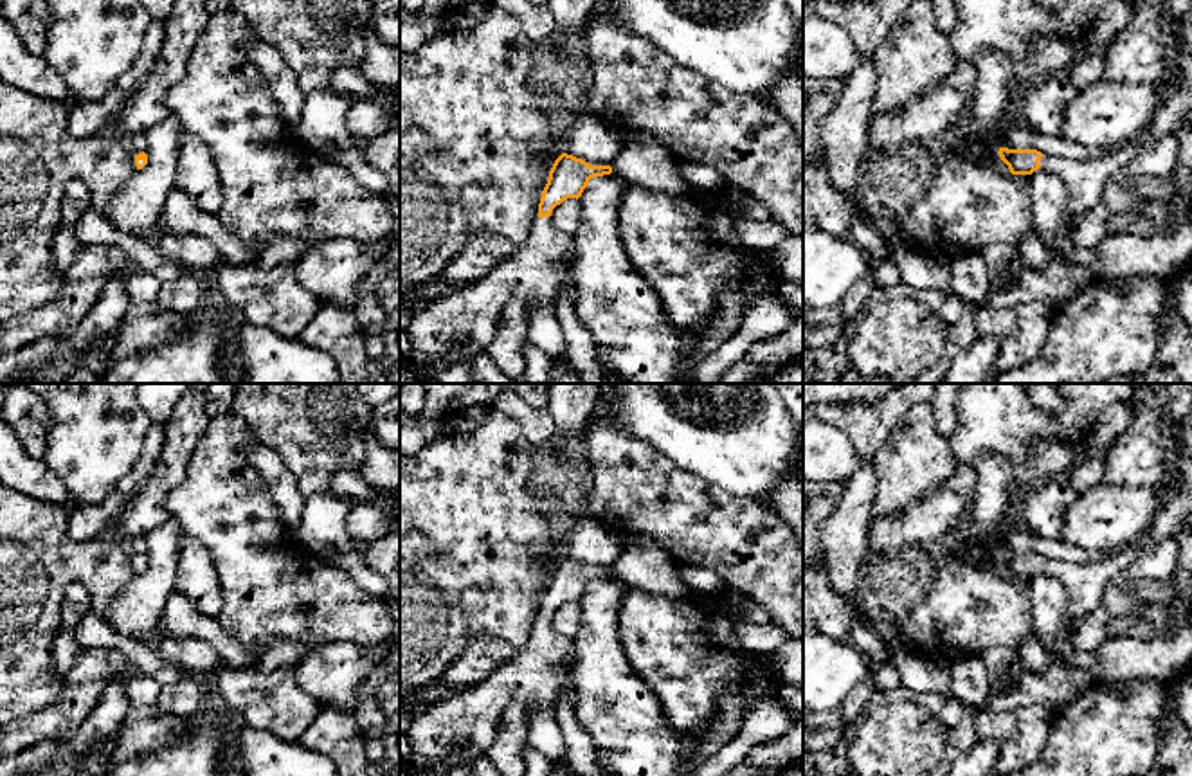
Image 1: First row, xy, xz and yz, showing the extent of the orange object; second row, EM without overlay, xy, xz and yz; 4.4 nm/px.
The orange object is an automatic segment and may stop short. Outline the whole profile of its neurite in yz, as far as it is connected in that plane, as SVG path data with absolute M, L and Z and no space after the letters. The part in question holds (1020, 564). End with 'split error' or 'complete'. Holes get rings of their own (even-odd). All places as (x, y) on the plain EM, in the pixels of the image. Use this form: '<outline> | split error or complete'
M1179 434L1172 436L1172 456L1179 463L1179 490L1158 508L1151 528L1133 544L1089 564L1043 558L1037 553L999 551L1012 578L1032 578L1039 571L1059 578L1068 592L1068 616L1080 621L1100 607L1106 585L1160 540L1178 535L1192 517L1192 454Z | split error

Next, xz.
M562 556L549 574L529 641L486 681L448 691L418 713L407 731L411 753L400 758L400 767L414 776L434 776L448 749L486 751L501 715L513 700L529 709L553 708L560 686L569 681L574 652L571 639L555 634L549 619L564 603L578 603L591 582L610 576L610 569L591 569Z | split error

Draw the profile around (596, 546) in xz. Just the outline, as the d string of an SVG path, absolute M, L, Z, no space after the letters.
M580 519L564 546L564 556L591 569L612 569L625 547L616 531L594 520Z

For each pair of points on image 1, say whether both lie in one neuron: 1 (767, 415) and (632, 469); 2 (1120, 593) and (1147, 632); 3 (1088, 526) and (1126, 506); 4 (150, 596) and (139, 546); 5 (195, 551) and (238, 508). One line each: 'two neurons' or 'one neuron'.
1: two neurons
2: two neurons
3: one neuron
4: two neurons
5: two neurons

